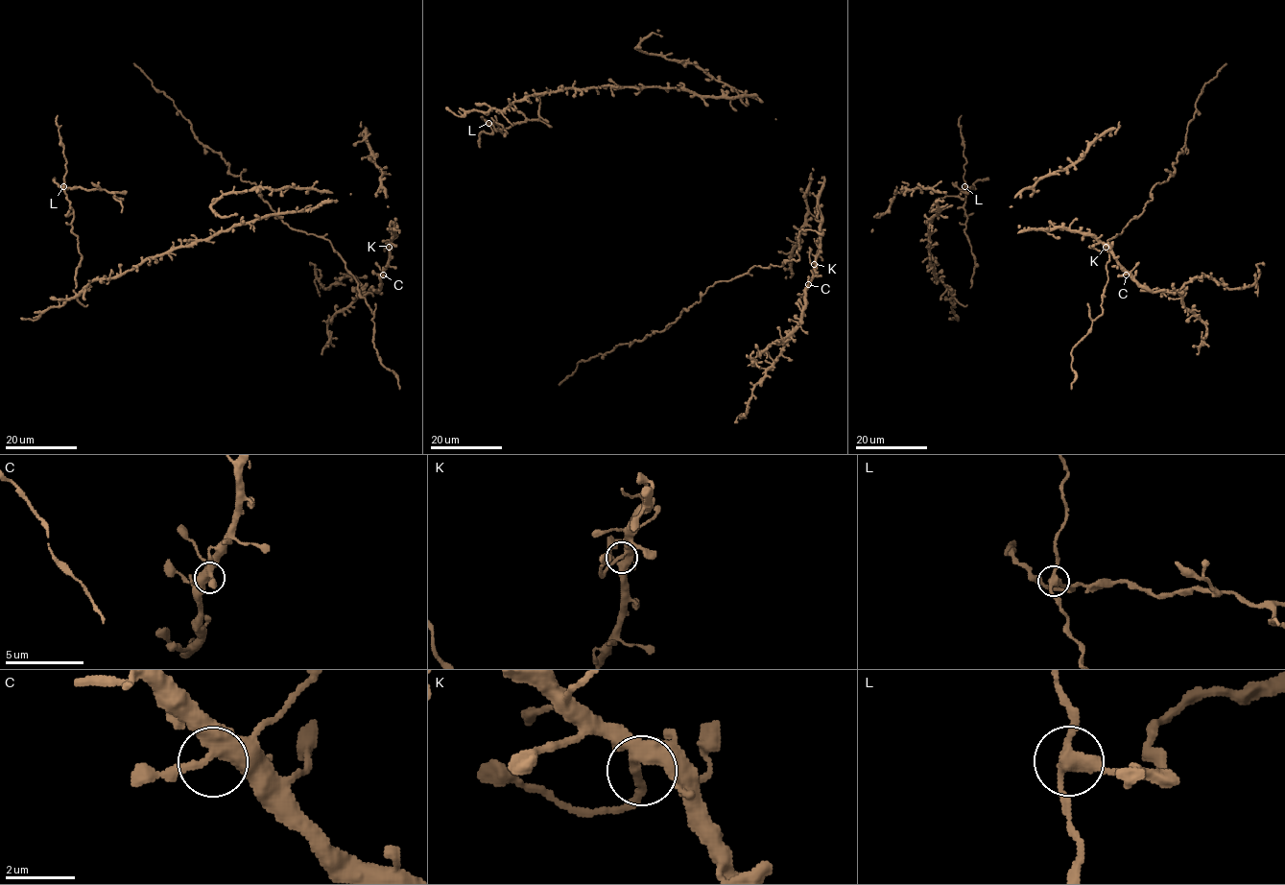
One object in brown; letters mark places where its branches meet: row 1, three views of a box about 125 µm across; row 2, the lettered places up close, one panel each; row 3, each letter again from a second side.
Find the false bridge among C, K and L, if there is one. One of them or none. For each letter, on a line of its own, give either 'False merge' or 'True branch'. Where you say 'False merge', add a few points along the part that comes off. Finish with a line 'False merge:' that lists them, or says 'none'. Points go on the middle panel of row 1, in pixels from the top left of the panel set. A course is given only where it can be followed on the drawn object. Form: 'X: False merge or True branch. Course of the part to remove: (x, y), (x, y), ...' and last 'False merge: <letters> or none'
C: True branch
K: True branch
L: False merge. Course of the part to remove: (488, 123), (492, 130), (503, 130), (537, 119), (538, 97), (548, 90), (546, 87)
False merge: L

